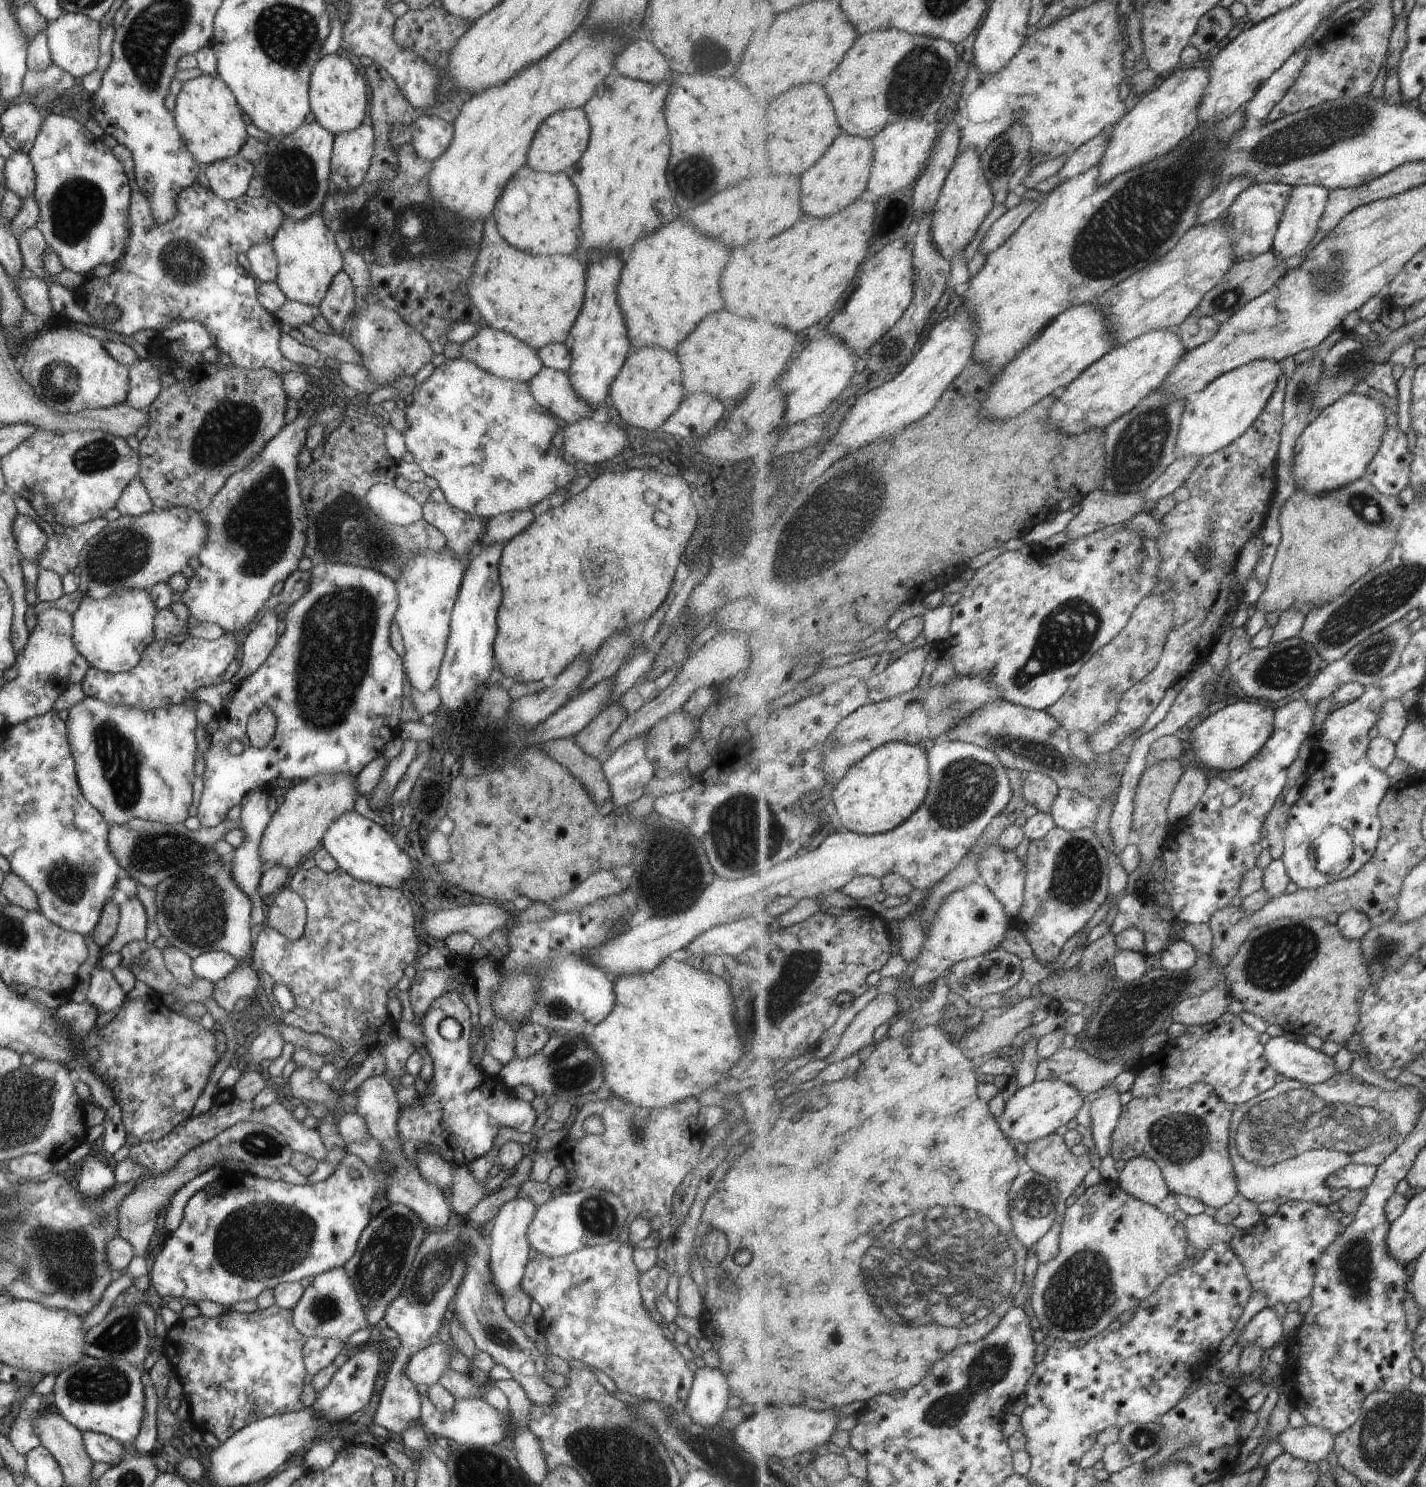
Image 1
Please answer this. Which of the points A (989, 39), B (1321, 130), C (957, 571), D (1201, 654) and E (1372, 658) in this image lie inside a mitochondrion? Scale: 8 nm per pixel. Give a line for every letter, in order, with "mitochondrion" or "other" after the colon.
A: other
B: mitochondrion
C: other
D: other
E: mitochondrion

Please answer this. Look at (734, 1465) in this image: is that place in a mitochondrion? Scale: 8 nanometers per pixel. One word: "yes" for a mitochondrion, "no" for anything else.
yes

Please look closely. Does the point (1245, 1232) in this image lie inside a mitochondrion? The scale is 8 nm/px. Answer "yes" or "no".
no

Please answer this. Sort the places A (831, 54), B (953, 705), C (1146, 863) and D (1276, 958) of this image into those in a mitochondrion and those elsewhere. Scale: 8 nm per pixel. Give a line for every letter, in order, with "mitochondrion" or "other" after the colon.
A: other
B: mitochondrion
C: other
D: mitochondrion

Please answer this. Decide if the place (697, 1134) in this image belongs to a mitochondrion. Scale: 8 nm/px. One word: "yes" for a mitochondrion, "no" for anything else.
no

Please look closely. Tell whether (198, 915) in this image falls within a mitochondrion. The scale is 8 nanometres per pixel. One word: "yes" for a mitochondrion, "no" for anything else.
yes

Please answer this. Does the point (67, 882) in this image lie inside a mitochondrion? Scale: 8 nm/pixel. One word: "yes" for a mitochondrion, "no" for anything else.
yes

